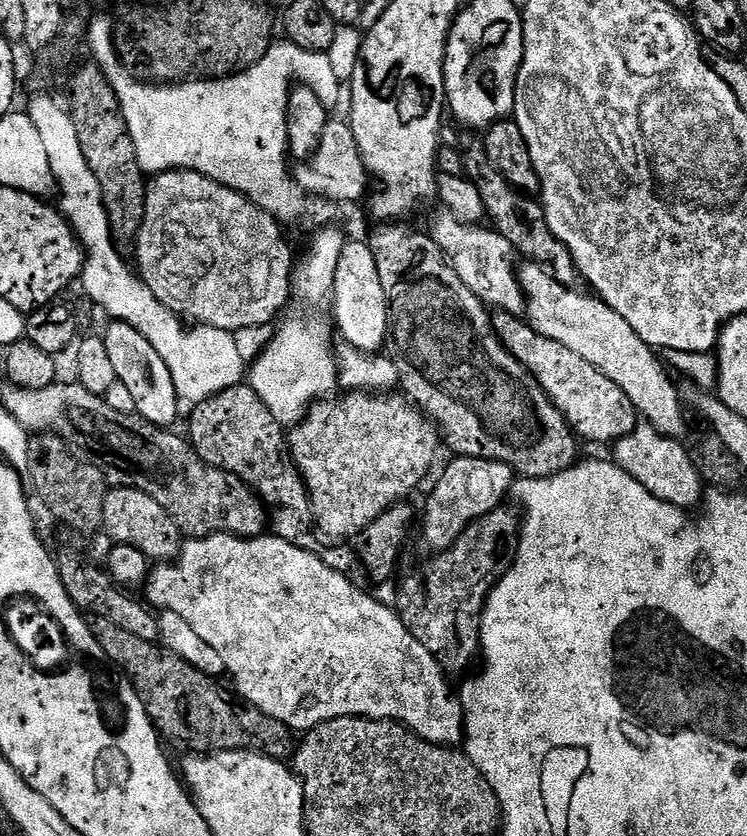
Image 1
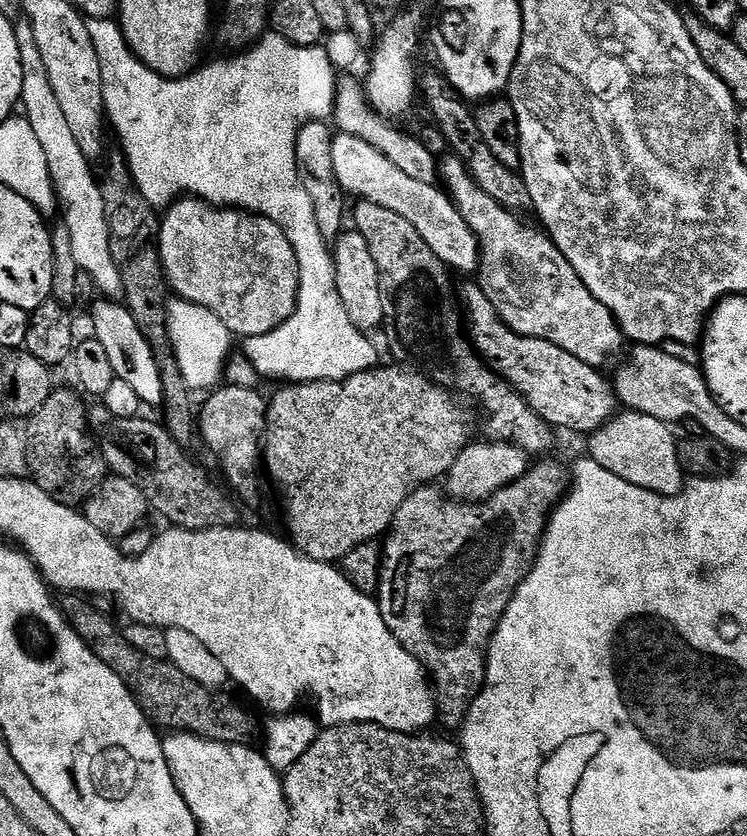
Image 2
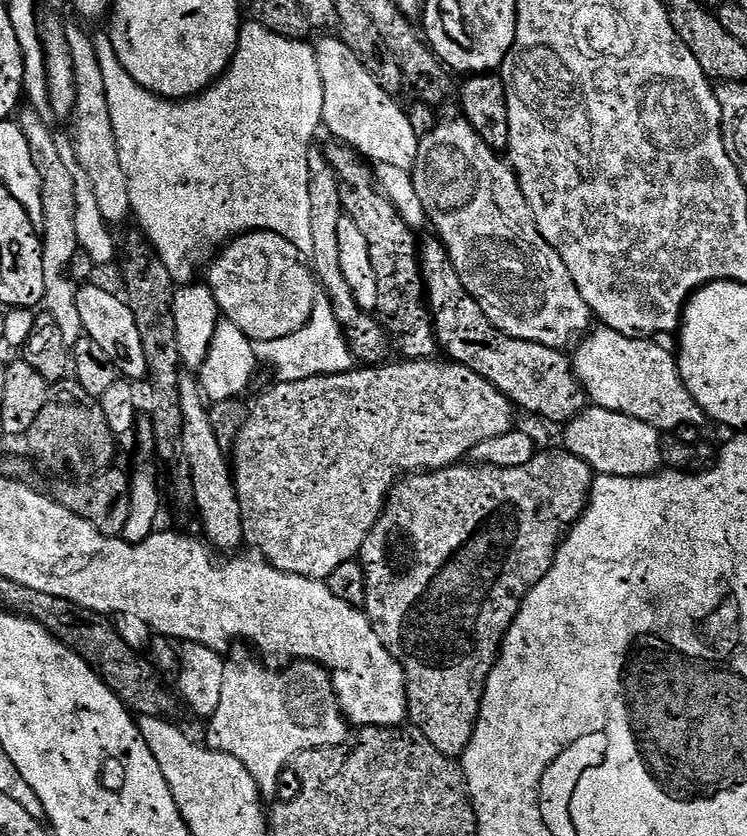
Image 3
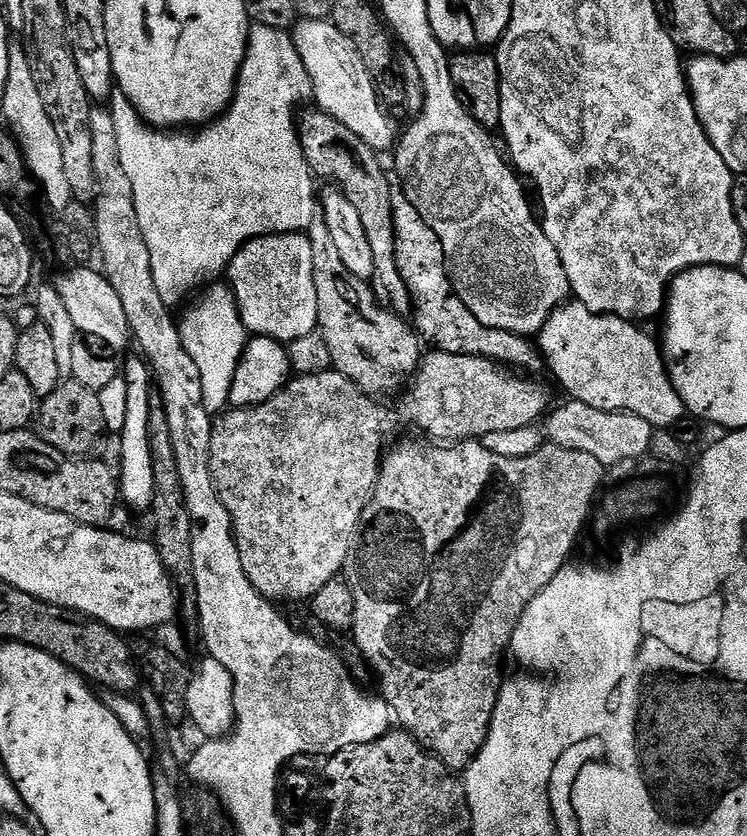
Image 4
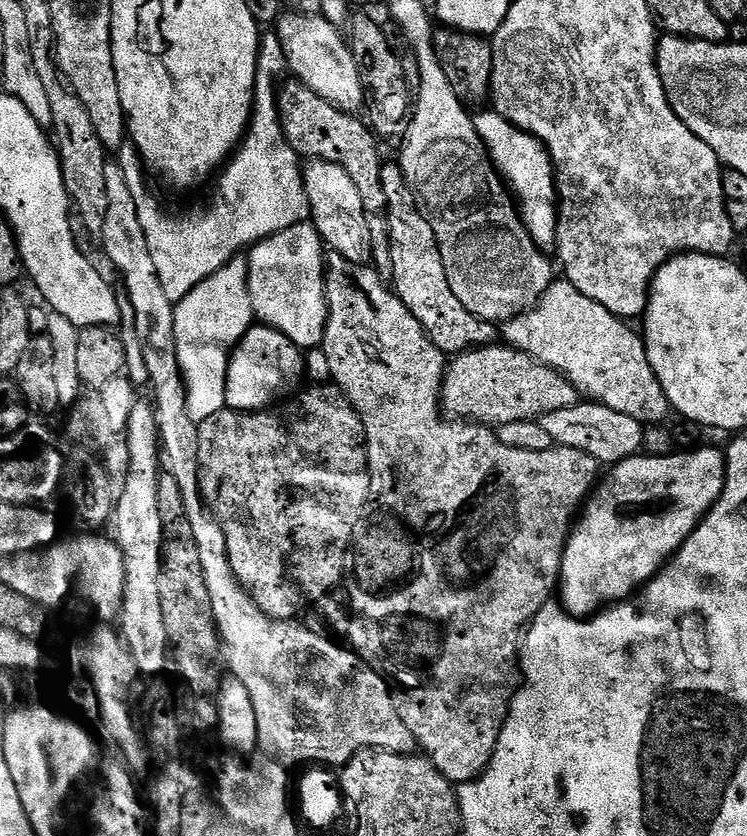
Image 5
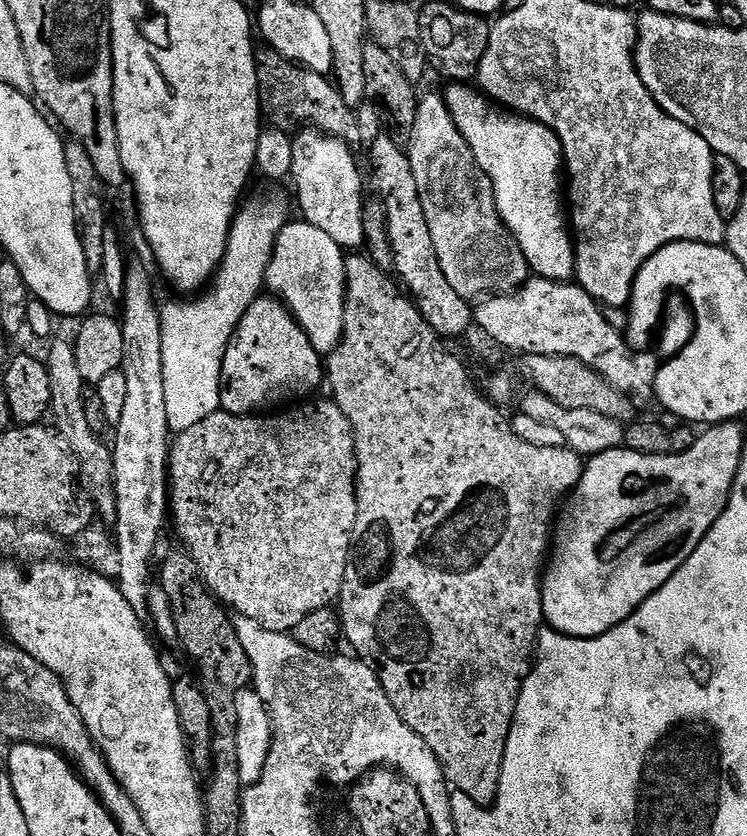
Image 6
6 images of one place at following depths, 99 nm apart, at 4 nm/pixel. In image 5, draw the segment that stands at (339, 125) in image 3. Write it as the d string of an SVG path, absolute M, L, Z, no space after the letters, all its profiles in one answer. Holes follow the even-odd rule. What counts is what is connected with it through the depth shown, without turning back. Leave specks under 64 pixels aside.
M291 10L285 11L274 25L274 34L282 42L286 54L288 72L301 80L314 94L326 98L344 112L359 113L365 107L364 87L354 62L352 49L348 47L345 33L323 16L307 16Z

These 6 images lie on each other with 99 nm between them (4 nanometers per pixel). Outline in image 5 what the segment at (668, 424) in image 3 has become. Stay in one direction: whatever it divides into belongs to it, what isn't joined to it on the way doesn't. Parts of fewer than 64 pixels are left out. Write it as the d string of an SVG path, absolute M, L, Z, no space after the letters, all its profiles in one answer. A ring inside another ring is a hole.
M556 278L536 307L521 316L515 316L513 320L503 321L502 340L507 347L516 348L538 363L562 373L577 388L581 397L610 410L618 410L618 414L627 414L645 426L663 425L670 413L668 399L650 366L643 339L637 333L635 336L628 327L620 317L610 314L606 306L598 306L594 298L586 298L586 294L582 294L582 290L578 290L570 281Z

